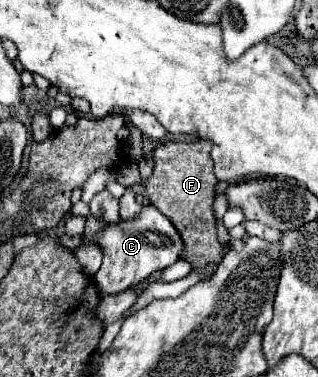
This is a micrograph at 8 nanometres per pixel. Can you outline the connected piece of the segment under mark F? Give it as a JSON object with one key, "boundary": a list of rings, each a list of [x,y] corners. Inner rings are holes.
{"boundary":[[[197,140],[197,142],[163,142],[155,148],[153,160],[155,168],[149,178],[141,178],[136,162],[128,161],[118,170],[117,181],[129,187],[140,184],[145,188],[151,204],[161,210],[173,226],[179,230],[185,248],[181,258],[189,260],[195,268],[205,268],[209,264],[217,264],[221,258],[223,244],[217,240],[215,232],[215,218],[213,218],[213,198],[215,198],[215,184],[217,178],[213,174],[213,160],[209,156],[211,142]]]}

